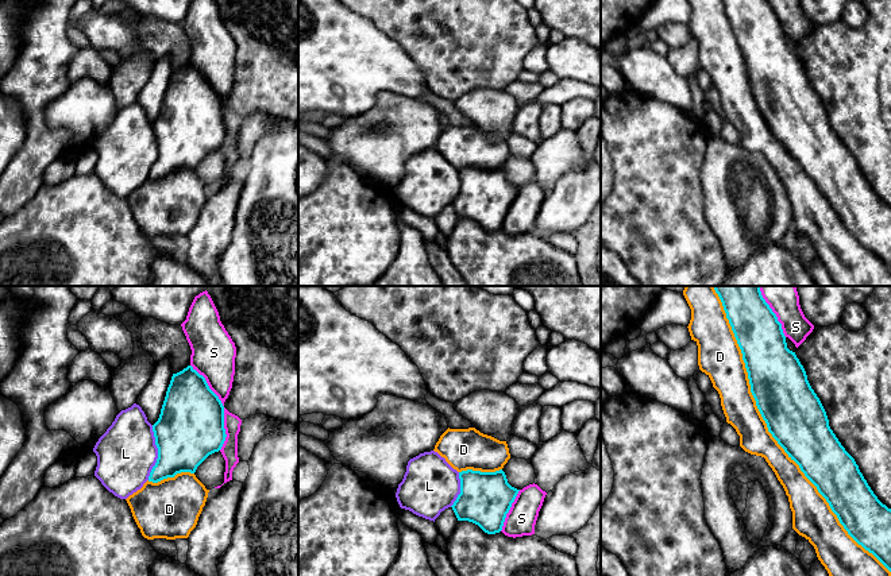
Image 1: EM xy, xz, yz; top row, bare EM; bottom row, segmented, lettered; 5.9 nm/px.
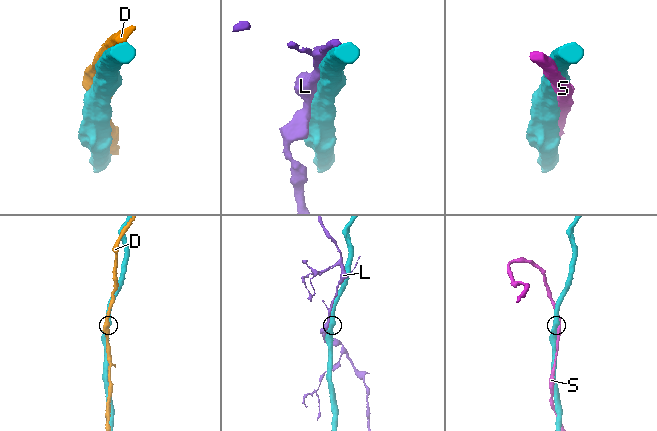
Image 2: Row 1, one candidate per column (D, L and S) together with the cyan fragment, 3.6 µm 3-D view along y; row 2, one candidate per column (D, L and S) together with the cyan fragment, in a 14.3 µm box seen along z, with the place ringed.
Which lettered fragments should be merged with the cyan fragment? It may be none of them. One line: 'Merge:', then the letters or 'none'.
Merge: D

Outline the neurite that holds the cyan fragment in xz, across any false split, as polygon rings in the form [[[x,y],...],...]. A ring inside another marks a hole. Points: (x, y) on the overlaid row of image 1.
[[[448,428],[440,436],[433,451],[459,472],[460,494],[451,506],[458,521],[472,522],[487,534],[500,533],[506,514],[520,491],[508,483],[506,475],[502,471],[504,465],[510,459],[506,441],[500,441],[491,436],[483,434],[475,428]]]

